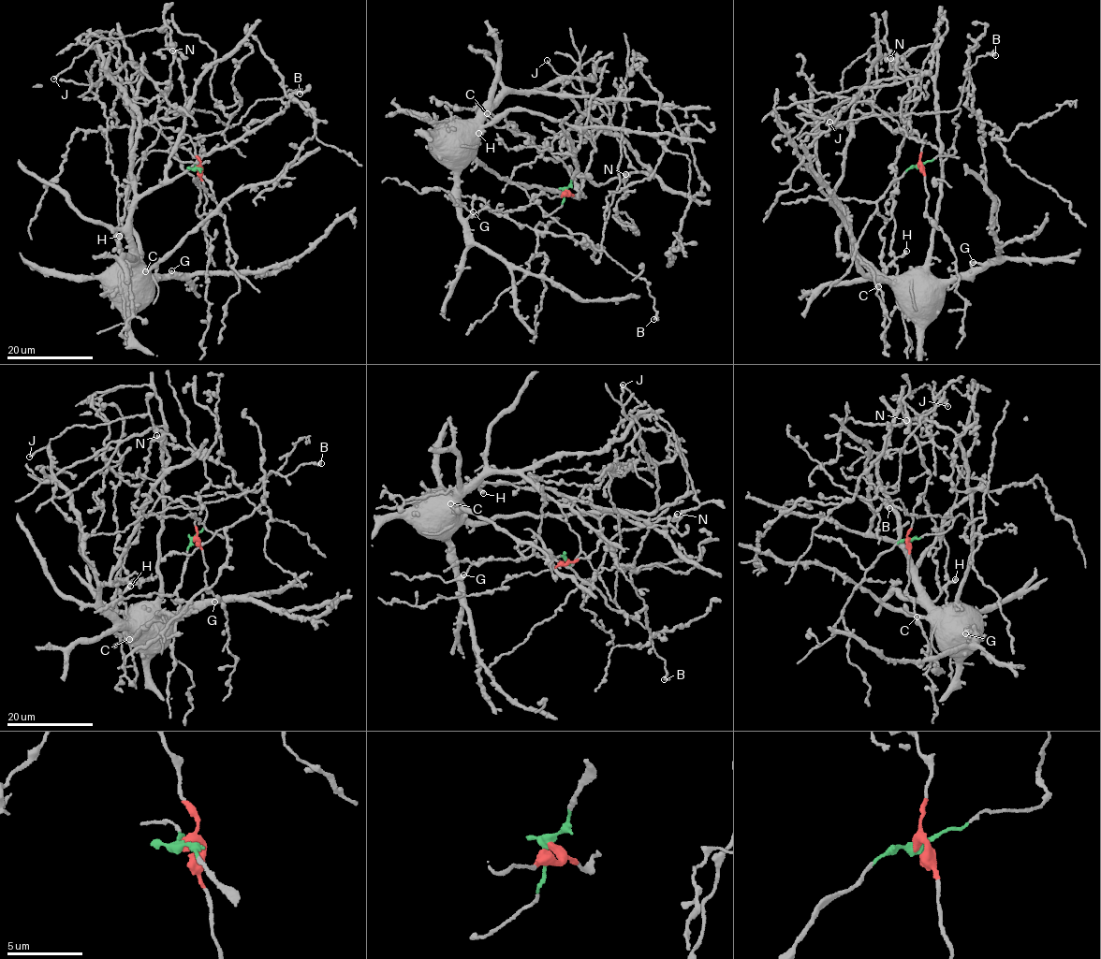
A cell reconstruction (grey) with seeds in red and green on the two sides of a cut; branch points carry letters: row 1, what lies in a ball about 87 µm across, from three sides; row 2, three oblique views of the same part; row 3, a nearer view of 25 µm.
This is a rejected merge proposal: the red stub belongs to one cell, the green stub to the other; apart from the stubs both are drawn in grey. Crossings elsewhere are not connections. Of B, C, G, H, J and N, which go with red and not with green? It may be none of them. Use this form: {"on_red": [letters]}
{"on_red": ["H", "J", "N"]}

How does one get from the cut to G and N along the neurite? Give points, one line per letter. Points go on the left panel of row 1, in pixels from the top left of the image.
G: (196, 168), (192, 162), (153, 150), (130, 169), (128, 216), (139, 276), (158, 280), (171, 270)
N: (197, 168), (199, 158), (190, 138), (163, 127), (155, 119), (169, 81), (172, 50)

